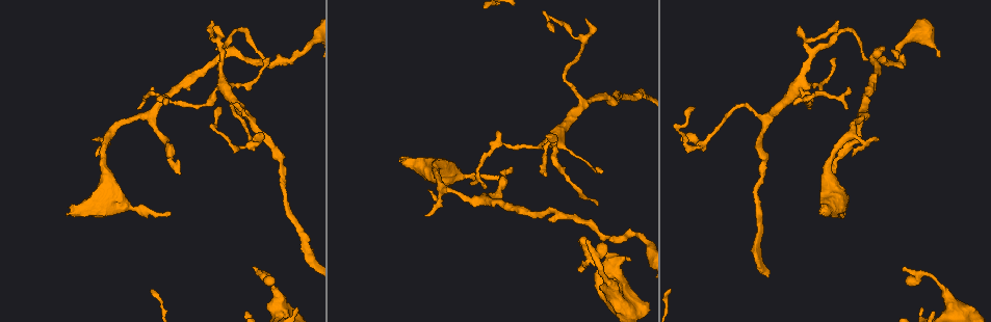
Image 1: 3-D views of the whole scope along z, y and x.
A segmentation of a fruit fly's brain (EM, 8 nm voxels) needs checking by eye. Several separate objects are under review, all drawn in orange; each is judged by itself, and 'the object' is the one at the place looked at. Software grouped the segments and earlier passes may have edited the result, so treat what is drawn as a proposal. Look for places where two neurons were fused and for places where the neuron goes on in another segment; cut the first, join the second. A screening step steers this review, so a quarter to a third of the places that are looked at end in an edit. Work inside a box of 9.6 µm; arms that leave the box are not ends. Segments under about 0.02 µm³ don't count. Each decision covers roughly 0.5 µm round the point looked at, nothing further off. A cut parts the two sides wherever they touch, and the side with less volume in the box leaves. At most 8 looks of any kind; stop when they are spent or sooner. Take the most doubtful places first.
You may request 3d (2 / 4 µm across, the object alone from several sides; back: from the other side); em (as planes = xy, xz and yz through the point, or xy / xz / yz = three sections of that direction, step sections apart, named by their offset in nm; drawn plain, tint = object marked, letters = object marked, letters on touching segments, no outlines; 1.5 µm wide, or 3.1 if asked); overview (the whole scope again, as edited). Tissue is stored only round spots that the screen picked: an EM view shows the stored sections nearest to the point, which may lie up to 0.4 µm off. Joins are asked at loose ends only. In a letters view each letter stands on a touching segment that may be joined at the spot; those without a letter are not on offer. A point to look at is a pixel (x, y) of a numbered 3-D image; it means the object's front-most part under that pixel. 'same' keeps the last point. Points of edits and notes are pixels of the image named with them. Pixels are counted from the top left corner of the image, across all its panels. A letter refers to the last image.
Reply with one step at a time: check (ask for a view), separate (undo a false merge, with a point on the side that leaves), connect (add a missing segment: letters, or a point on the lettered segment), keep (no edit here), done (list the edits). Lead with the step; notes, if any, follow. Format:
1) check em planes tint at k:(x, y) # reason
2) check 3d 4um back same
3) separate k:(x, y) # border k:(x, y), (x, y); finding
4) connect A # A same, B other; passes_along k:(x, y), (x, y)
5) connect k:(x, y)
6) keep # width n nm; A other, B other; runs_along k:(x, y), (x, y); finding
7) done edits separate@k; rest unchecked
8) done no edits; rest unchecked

check em planes letters at 1:(297, 311) # thick end

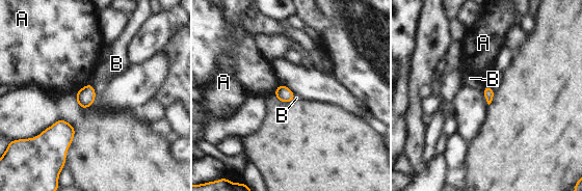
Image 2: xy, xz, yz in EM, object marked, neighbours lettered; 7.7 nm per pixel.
keep # A other, B other; border 2:(90, 84), (96, 93); none of them fits

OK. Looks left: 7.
check em yz step 8 tint at 1:(844, 215) # branch stops here

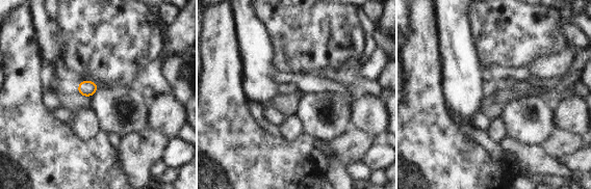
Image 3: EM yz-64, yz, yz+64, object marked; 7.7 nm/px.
check em xz step 4 letters same # cut it another way

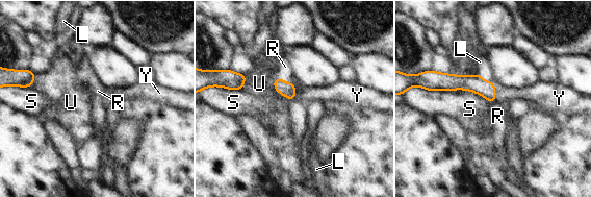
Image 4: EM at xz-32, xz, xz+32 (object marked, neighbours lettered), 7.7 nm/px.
connect Y # longest_contact Y 240 nm; L other, R other, S other, U other, Y same; the neuron continues

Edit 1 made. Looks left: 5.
check overview # redraw

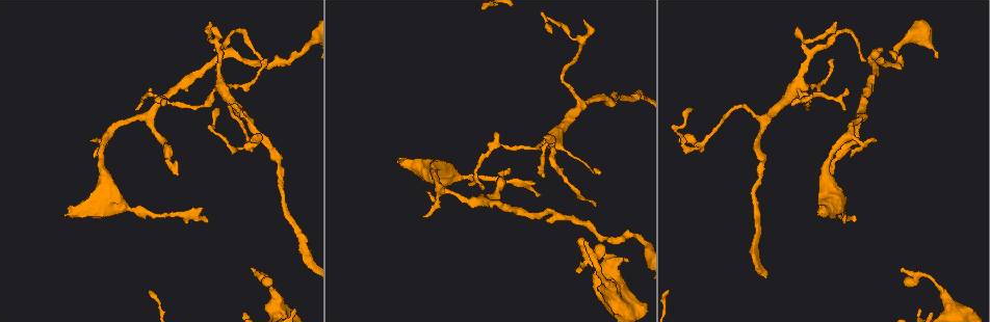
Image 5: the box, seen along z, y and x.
check 3d 4um at 5:(434, 170) # a narrow waist

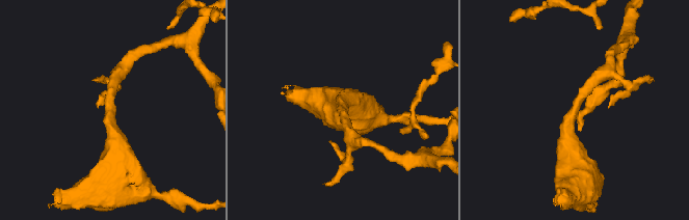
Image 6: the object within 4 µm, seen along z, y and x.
check em planes tint at 6:(108, 104) # arm_widths 190, 440 nm; now the EM

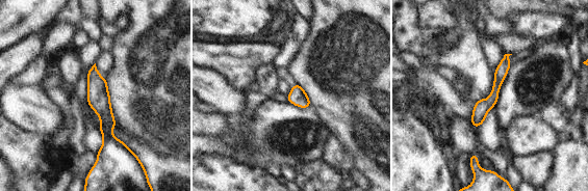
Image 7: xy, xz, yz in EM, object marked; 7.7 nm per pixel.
check em planes letters same # see the neighbours

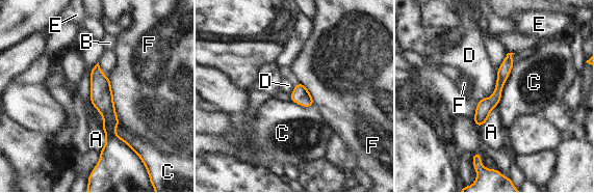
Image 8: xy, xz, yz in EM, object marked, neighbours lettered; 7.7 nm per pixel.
keep # A other, B other, C other, D other, E other, F other; border 8:(514, 62), (497, 105); all the same neuron

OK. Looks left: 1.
done edits connect@4; rest unchecked

